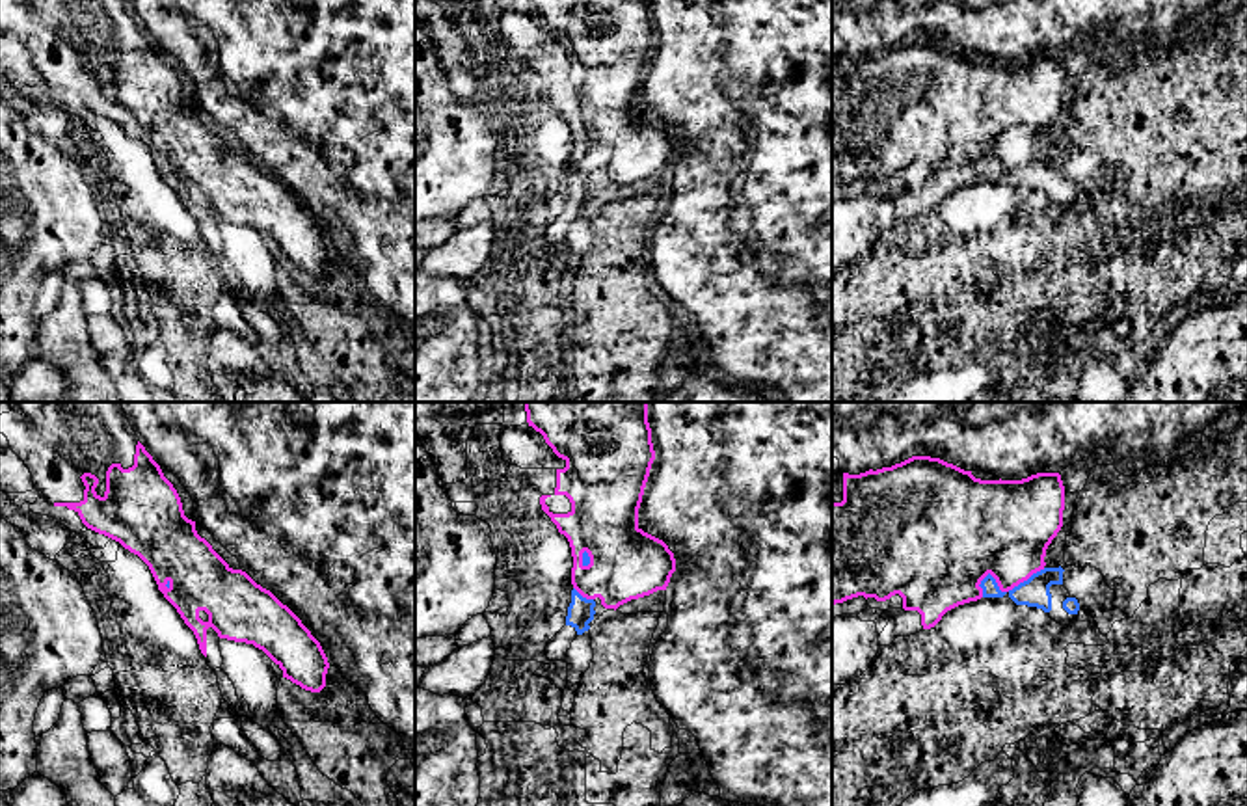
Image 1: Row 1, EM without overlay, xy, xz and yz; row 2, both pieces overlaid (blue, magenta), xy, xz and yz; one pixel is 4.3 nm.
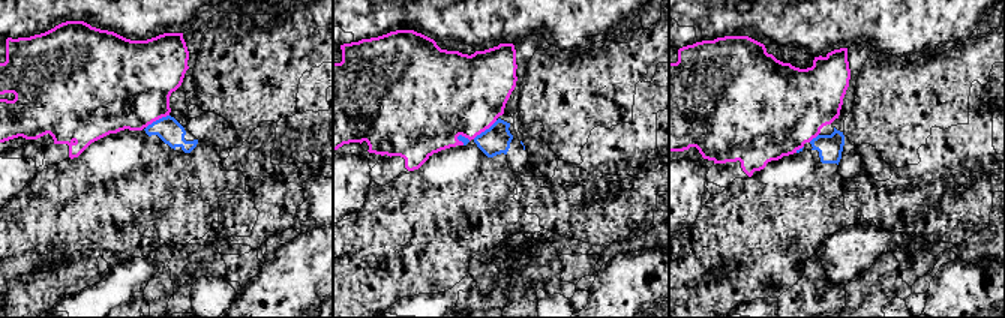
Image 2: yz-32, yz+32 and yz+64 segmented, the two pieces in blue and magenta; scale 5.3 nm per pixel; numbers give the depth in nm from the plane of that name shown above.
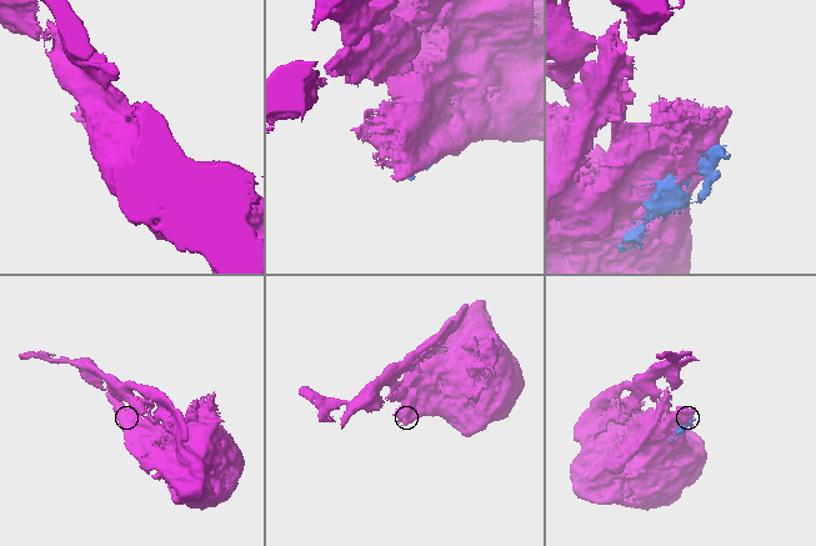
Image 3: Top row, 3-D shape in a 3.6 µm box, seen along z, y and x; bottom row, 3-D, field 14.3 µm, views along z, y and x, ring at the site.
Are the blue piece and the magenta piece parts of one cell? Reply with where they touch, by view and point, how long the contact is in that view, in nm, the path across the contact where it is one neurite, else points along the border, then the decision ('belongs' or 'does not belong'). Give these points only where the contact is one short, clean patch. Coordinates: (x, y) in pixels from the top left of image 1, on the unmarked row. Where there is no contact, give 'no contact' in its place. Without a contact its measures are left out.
meets blue in yz at (1004, 175); contact 300 nm long; does not belong

